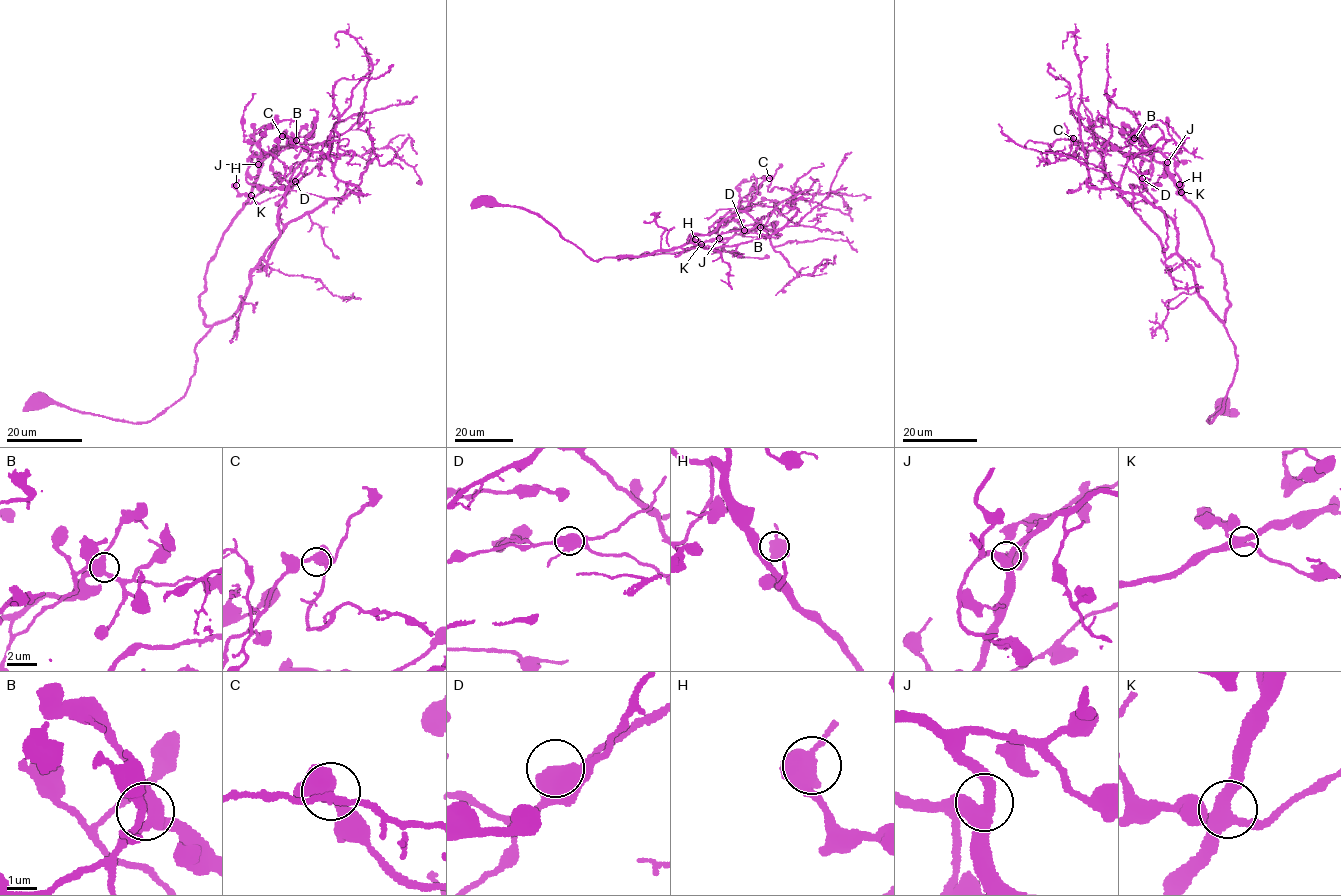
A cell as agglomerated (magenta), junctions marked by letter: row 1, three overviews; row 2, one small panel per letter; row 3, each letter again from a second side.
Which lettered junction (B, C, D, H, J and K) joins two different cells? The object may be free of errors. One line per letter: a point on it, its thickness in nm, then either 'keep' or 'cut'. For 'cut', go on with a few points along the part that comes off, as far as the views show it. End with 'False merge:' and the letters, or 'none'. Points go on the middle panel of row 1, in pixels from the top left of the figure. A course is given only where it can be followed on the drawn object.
B: (760, 227) | 400 nm | keep
C: (769, 178) | 420 nm | keep
D: (744, 230) | 460 nm | keep
H: (695, 239) | 460 nm | keep
J: (719, 238) | 440 nm | keep
K: (701, 244) | 400 nm | keep
False merge: none

